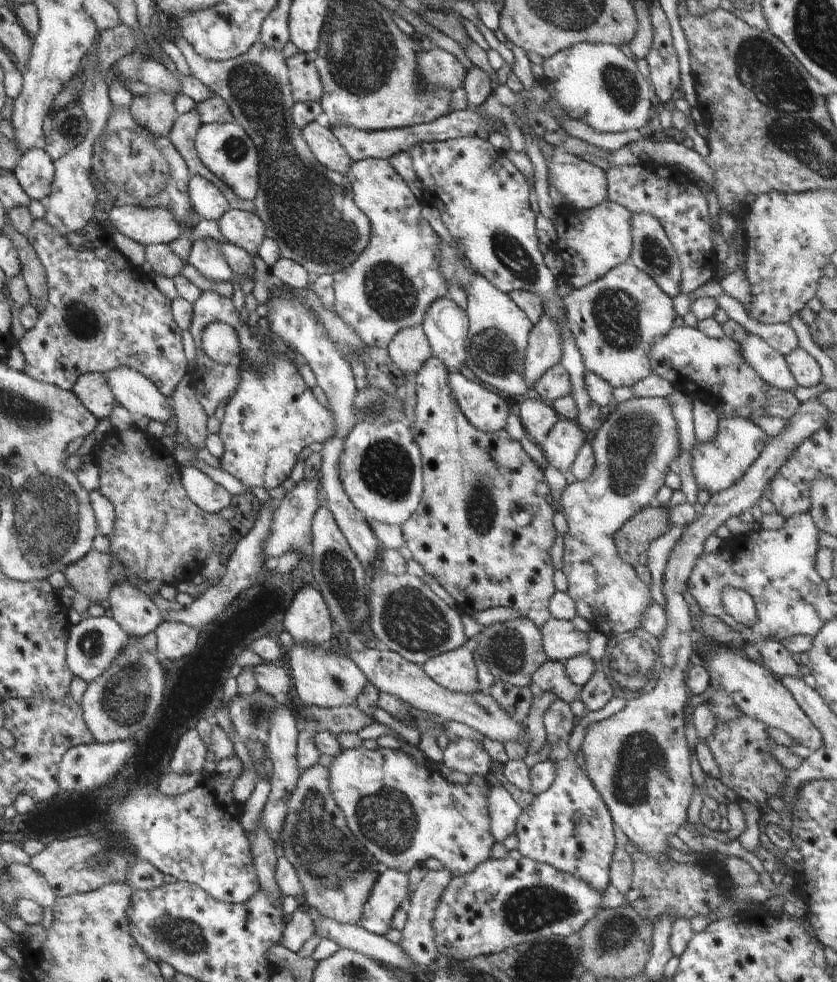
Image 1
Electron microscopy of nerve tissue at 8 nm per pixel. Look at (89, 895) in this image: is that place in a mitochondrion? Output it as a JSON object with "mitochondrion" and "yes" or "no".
{"mitochondrion":"no"}

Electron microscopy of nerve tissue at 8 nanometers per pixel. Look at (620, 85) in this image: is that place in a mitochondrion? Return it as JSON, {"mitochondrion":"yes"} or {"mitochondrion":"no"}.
{"mitochondrion":"yes"}

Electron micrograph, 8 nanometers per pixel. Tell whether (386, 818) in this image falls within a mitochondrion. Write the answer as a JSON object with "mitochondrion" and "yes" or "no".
{"mitochondrion":"yes"}

